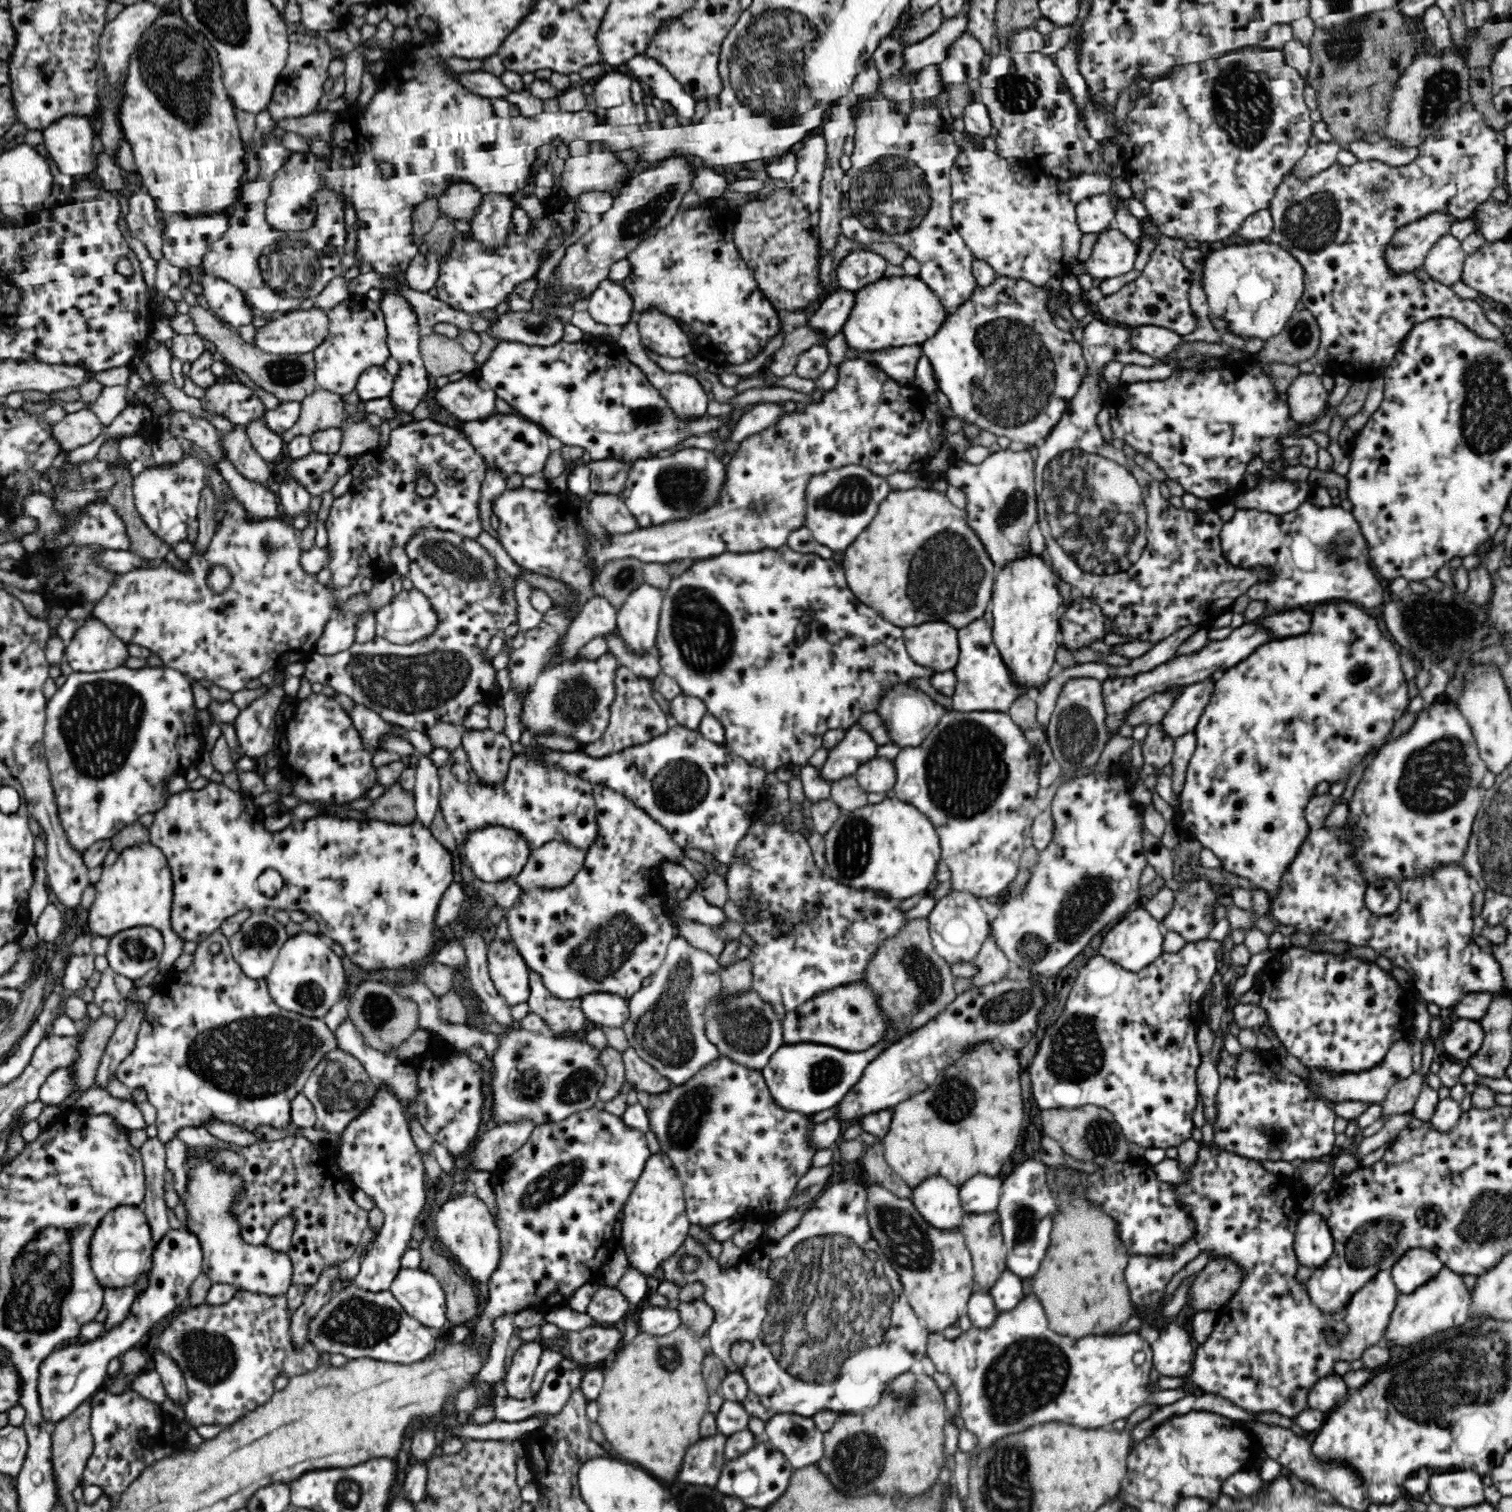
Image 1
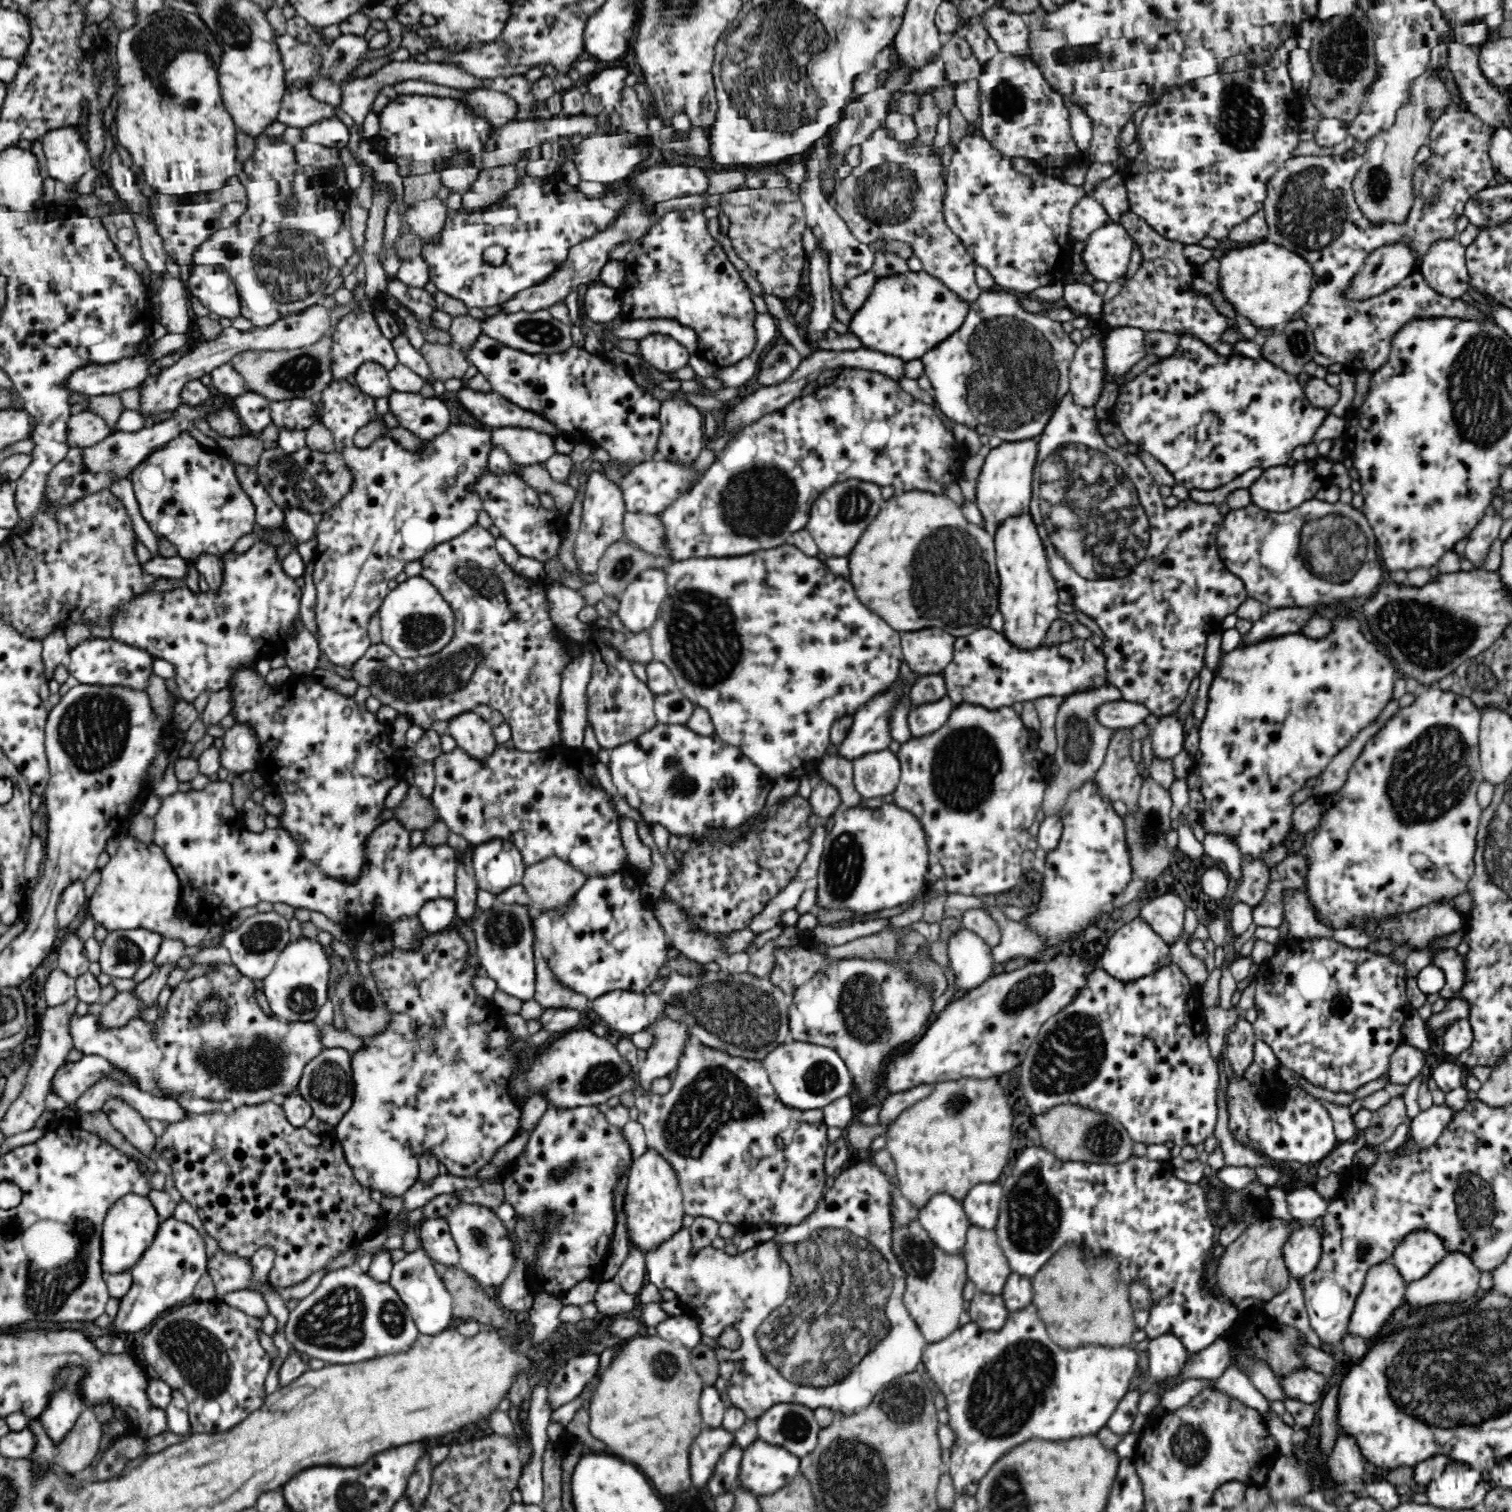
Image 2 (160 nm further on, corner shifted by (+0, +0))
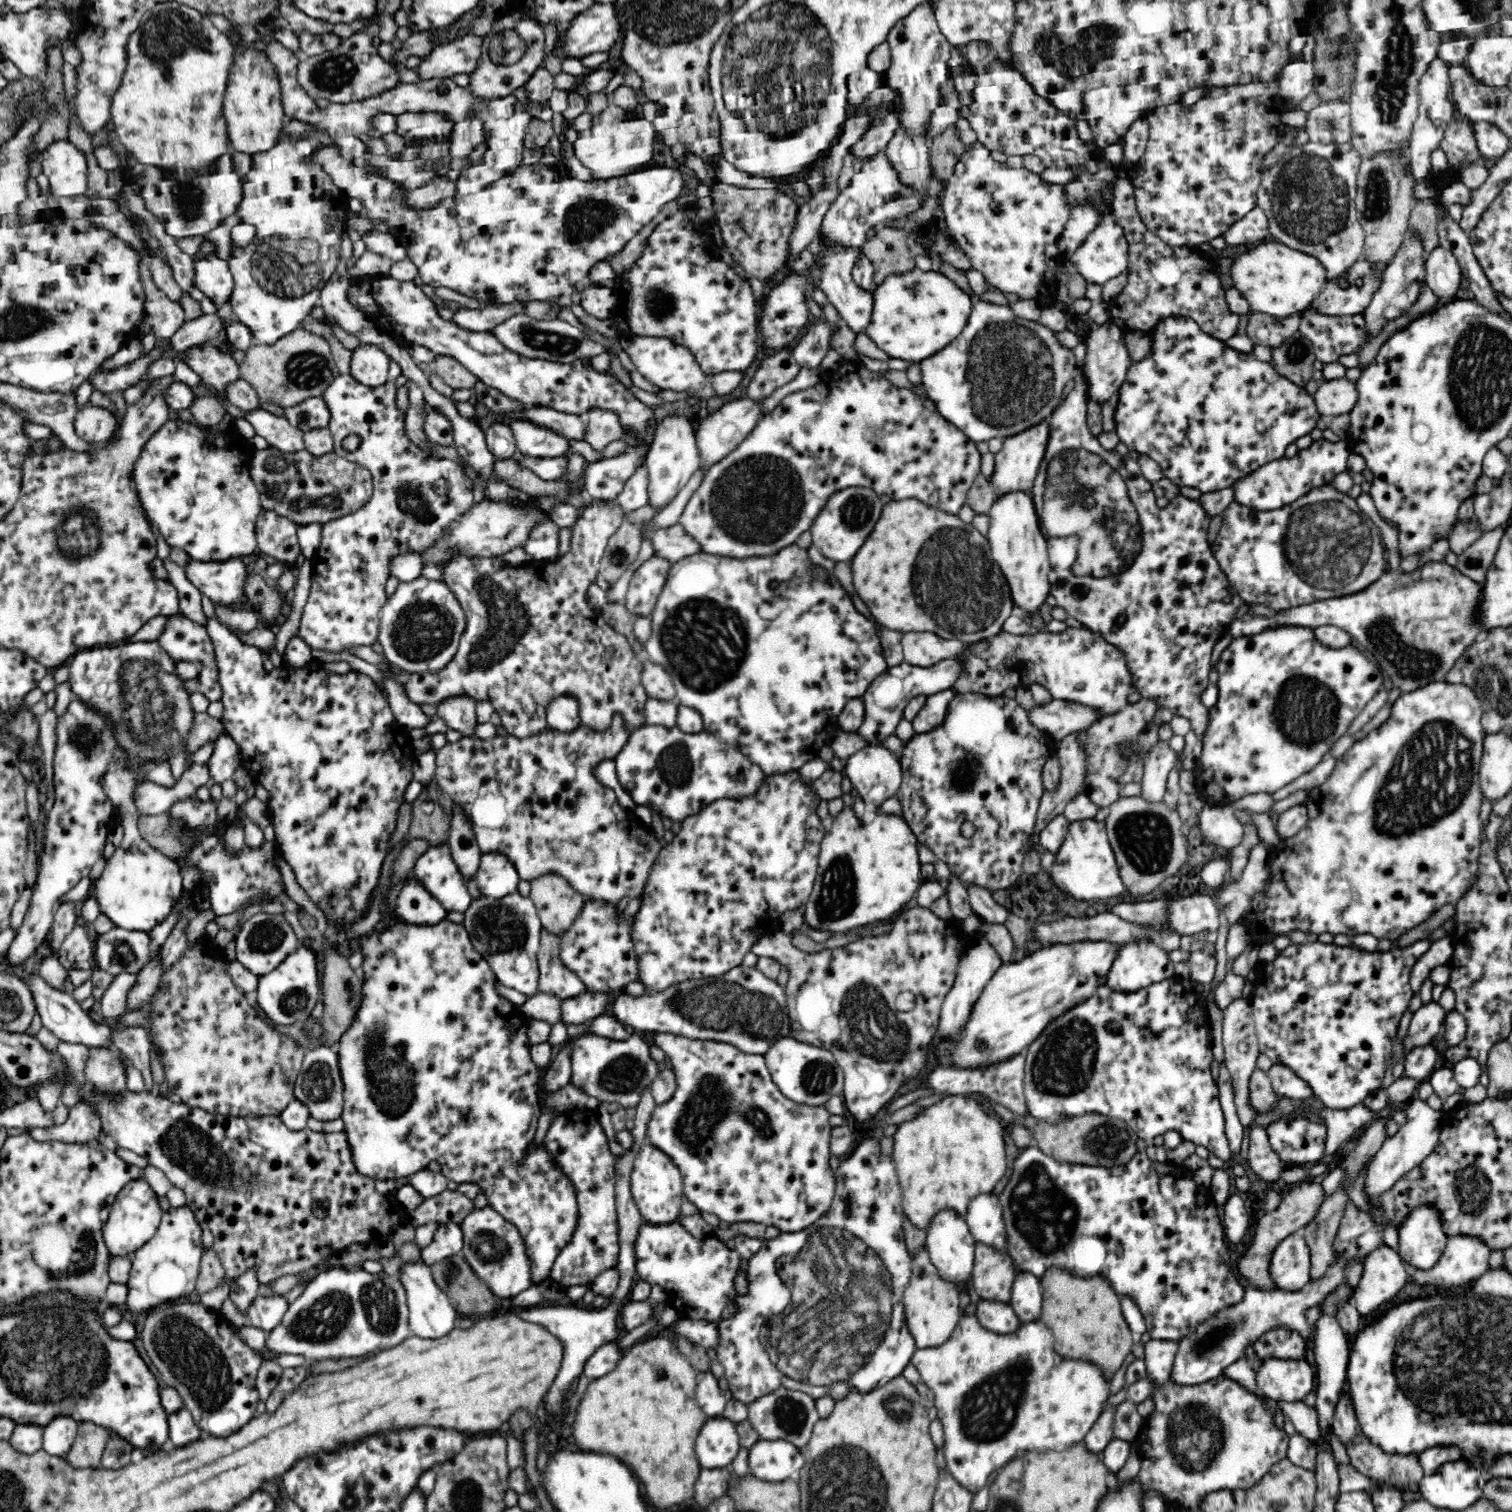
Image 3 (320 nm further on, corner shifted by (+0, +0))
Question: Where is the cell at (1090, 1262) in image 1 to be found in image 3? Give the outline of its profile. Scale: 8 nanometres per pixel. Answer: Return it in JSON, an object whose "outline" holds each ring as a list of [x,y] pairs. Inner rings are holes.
{"outline":[[[1050,1268],[1042,1276],[1042,1292],[1042,1322],[1052,1330],[1056,1352],[1064,1358],[1090,1361],[1110,1382],[1131,1353],[1133,1341],[1120,1310],[1120,1295],[1102,1277],[1078,1278],[1060,1268]]]}

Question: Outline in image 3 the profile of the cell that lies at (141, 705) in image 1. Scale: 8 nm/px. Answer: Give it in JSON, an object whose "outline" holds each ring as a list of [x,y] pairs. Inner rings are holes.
{"outline":[[[74,700],[68,706],[68,712],[58,719],[58,747],[54,754],[55,801],[46,823],[46,844],[38,856],[38,875],[32,886],[32,898],[23,923],[17,928],[17,935],[9,949],[1,958],[6,967],[20,966],[48,936],[53,922],[52,908],[62,894],[74,888],[84,876],[89,876],[94,862],[103,856],[107,837],[115,830],[115,818],[112,813],[112,802],[104,794],[99,778],[107,771],[118,770],[115,763],[119,762],[120,749],[113,738],[113,726],[105,722],[105,718],[94,712],[82,701]]]}

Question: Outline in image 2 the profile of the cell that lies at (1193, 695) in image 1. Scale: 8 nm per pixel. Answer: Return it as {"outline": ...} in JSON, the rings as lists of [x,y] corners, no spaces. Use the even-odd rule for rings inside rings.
{"outline":[[[1175,714],[1160,718],[1160,722],[1153,726],[1151,747],[1156,760],[1173,760],[1185,748],[1183,724]]]}

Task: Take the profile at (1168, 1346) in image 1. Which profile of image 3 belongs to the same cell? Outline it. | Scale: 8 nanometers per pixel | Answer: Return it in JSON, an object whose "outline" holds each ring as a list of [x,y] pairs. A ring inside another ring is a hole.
{"outline":[[[1151,1338],[1144,1343],[1144,1363],[1146,1367],[1146,1379],[1152,1383],[1152,1392],[1148,1398],[1154,1403],[1152,1412],[1142,1421],[1141,1428],[1137,1437],[1134,1440],[1135,1448],[1138,1452],[1138,1457],[1141,1460],[1140,1470],[1138,1470],[1138,1478],[1142,1483],[1143,1489],[1149,1493],[1150,1490],[1155,1490],[1155,1494],[1162,1496],[1166,1501],[1170,1502],[1173,1507],[1192,1511],[1196,1509],[1199,1504],[1204,1500],[1206,1495],[1211,1492],[1219,1490],[1234,1490],[1234,1488],[1242,1488],[1246,1490],[1262,1476],[1270,1470],[1270,1467],[1277,1462],[1280,1462],[1283,1458],[1287,1458],[1287,1451],[1289,1447],[1289,1437],[1283,1429],[1281,1429],[1275,1423],[1274,1417],[1278,1411],[1281,1411],[1279,1401],[1268,1399],[1264,1394],[1256,1394],[1246,1388],[1244,1384],[1240,1384],[1237,1380],[1232,1380],[1229,1376],[1222,1374],[1212,1378],[1212,1380],[1206,1380],[1206,1382],[1200,1382],[1200,1384],[1178,1384],[1171,1380],[1171,1372],[1173,1371],[1176,1352],[1178,1350],[1178,1343],[1173,1340],[1156,1340]]]}

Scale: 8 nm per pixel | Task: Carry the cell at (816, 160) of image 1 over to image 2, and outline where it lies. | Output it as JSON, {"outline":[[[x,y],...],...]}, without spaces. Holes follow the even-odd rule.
{"outline":[[[812,150],[804,156],[803,162],[806,165],[807,179],[801,184],[799,199],[803,202],[807,227],[812,229],[812,233],[816,237],[817,248],[824,250],[828,256],[828,273],[830,273],[831,285],[842,292],[851,279],[872,270],[874,254],[870,246],[859,242],[849,232],[847,225],[839,218],[833,205],[824,199],[824,195],[818,187],[820,160],[821,154],[816,150]]]}

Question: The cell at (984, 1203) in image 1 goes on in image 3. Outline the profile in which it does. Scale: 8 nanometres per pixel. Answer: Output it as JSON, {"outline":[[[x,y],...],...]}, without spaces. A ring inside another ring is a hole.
{"outline":[[[982,1194],[976,1196],[970,1206],[968,1206],[965,1216],[968,1230],[972,1233],[976,1244],[984,1244],[1000,1252],[1006,1259],[1010,1259],[1016,1274],[1022,1274],[1015,1260],[1008,1253],[1010,1243],[1008,1243],[1007,1230],[1003,1220],[1003,1211],[999,1204],[999,1198],[994,1194]]]}

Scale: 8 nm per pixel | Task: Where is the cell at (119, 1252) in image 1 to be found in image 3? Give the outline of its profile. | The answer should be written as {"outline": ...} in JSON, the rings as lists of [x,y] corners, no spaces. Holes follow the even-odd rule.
{"outline":[[[145,1179],[130,1180],[121,1192],[118,1192],[114,1203],[108,1206],[109,1218],[102,1227],[103,1240],[111,1257],[133,1255],[154,1236],[160,1225],[163,1210],[159,1197]]]}

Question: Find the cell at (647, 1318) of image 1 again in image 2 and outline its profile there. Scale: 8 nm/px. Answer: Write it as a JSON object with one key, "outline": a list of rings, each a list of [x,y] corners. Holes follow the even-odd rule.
{"outline":[[[674,1316],[660,1322],[652,1332],[660,1335],[664,1340],[680,1341],[682,1345],[693,1349],[701,1343],[700,1322],[686,1316]]]}

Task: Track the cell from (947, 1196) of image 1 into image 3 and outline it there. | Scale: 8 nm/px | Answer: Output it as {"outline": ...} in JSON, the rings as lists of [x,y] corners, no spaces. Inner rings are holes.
{"outline":[[[940,1212],[934,1216],[934,1220],[927,1228],[927,1238],[925,1250],[936,1267],[938,1275],[946,1282],[952,1283],[959,1294],[968,1294],[968,1289],[972,1285],[971,1276],[975,1259],[975,1239],[968,1230],[965,1218],[956,1212]]]}

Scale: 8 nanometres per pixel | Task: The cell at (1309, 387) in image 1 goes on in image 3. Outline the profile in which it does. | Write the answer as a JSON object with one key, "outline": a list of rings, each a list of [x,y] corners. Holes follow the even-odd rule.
{"outline":[[[1344,376],[1322,381],[1313,397],[1321,415],[1340,416],[1357,405],[1359,392],[1357,383]]]}

